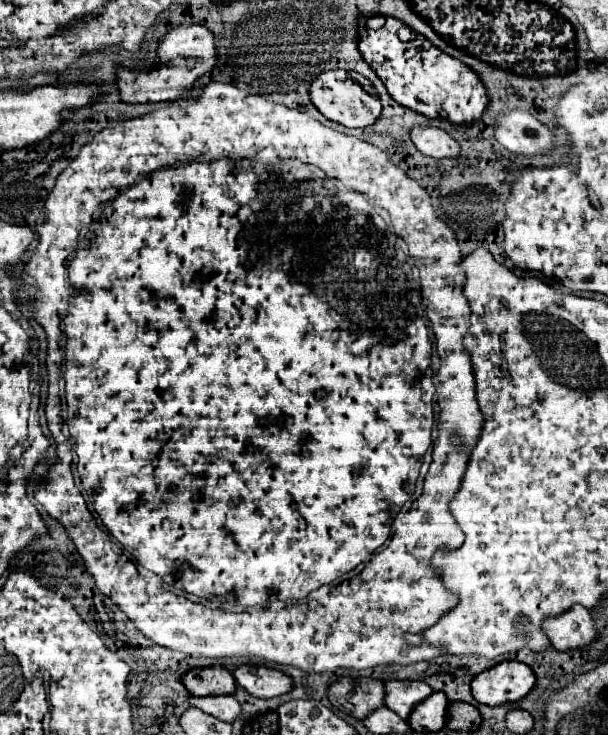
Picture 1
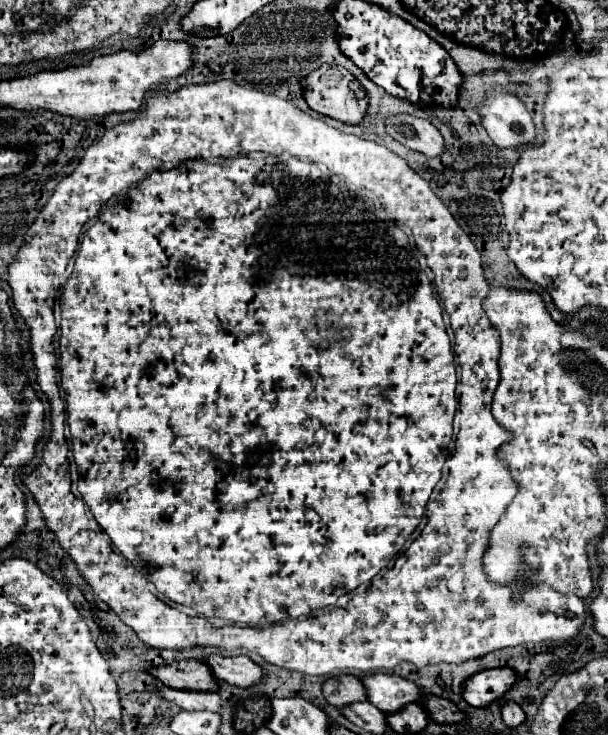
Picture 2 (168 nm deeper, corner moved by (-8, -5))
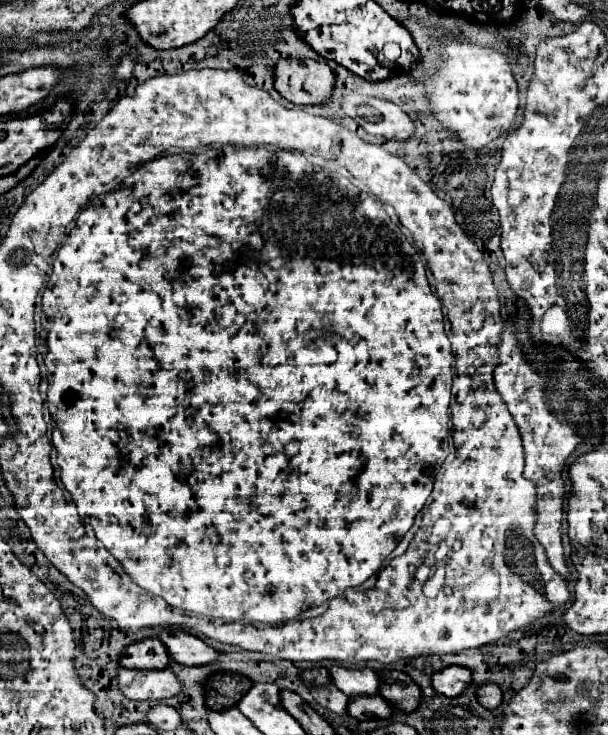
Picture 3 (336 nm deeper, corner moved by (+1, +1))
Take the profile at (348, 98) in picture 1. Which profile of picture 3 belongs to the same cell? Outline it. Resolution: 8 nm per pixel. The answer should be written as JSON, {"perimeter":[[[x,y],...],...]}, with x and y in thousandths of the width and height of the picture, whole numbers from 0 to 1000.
{"perimeter":[[[459,82],[452,90],[452,122],[482,141],[535,141],[551,112],[554,103],[535,82]]]}

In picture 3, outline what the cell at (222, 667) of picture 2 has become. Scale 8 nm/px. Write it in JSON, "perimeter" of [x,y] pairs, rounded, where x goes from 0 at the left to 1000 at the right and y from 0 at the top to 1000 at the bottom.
{"perimeter":[[[262,860],[262,871],[275,879],[281,895],[301,906],[340,906],[367,893],[331,868],[308,860]]]}

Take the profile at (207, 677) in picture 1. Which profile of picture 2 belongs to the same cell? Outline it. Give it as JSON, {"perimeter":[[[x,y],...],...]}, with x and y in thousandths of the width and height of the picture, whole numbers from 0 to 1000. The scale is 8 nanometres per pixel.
{"perimeter":[[[286,898],[283,903],[263,903],[240,912],[266,931],[280,936],[299,939],[332,939],[332,941],[355,941],[359,931],[339,903],[329,898]]]}

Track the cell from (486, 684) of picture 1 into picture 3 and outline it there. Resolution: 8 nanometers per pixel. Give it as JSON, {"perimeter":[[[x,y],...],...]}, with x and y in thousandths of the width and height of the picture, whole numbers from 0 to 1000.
{"perimeter":[[[735,906],[732,912],[712,920],[712,936],[735,950],[748,950],[762,944],[762,939],[775,931],[775,925],[778,925],[778,914],[771,909]]]}

